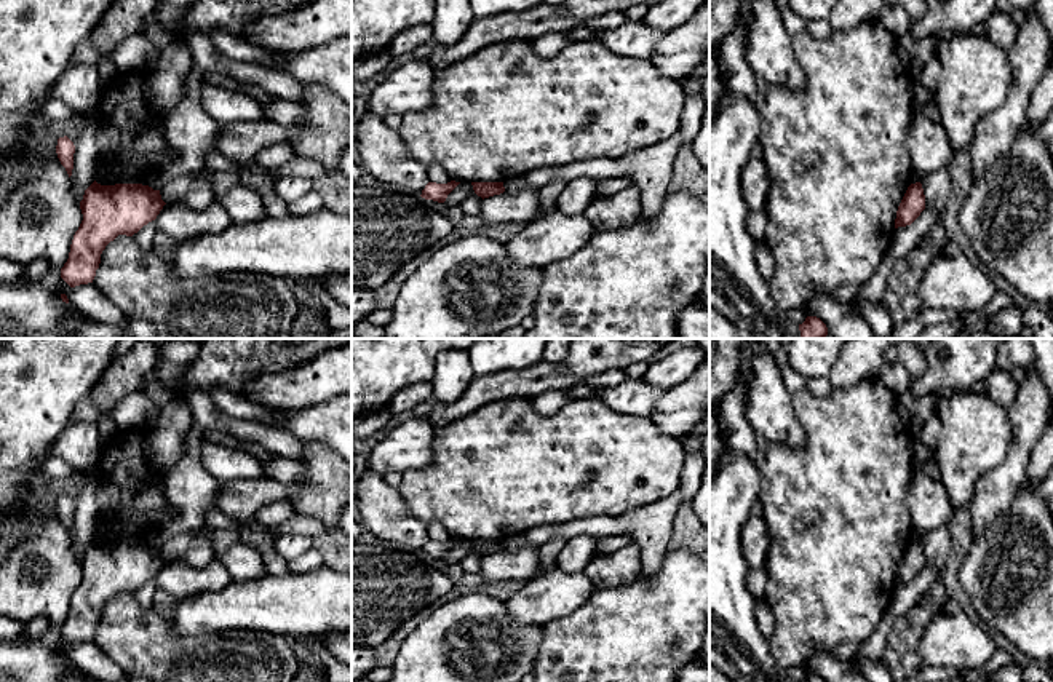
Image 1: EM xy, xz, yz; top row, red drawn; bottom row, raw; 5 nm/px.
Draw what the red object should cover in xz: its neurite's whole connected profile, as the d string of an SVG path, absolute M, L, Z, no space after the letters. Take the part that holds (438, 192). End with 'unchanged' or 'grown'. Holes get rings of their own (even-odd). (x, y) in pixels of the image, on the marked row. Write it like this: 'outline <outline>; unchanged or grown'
outline M451 180L447 184L436 184L428 182L425 188L422 190L422 198L433 200L438 203L444 203L447 195L459 185L460 182Z; unchanged

